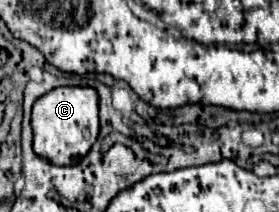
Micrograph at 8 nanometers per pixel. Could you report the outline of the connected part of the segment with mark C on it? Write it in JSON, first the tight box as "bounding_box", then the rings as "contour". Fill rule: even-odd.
{"bounding_box":[33,86,99,166],"contour":[[[91,86],[55,88],[33,106],[33,150],[57,166],[71,166],[85,158],[99,134],[99,94]]]}

